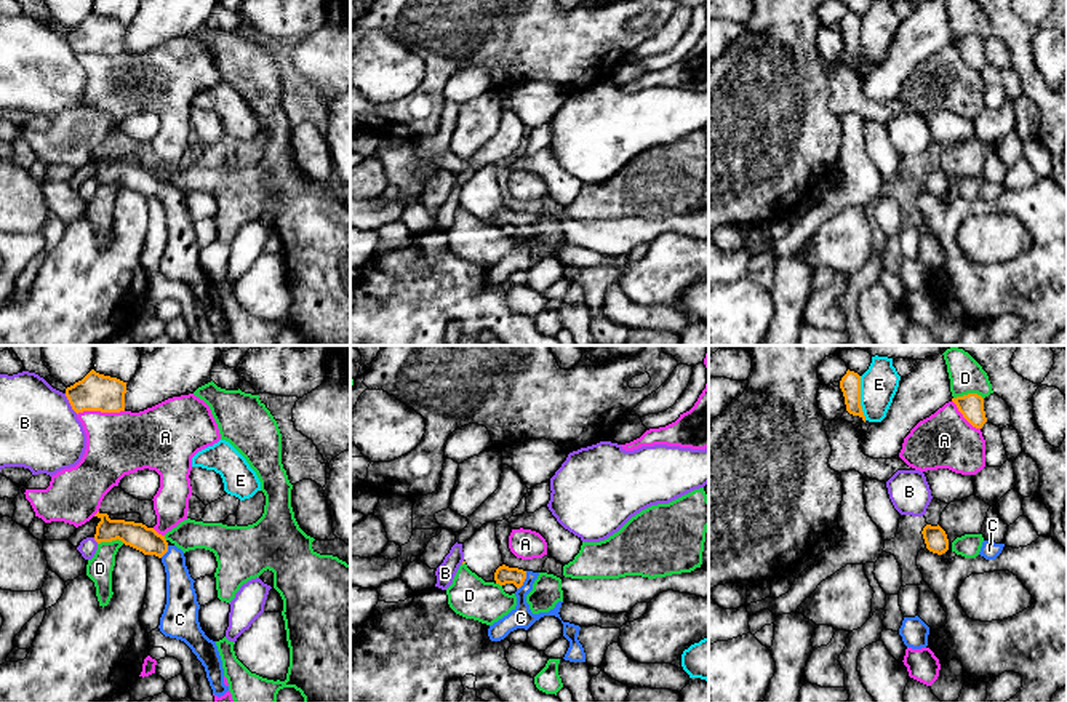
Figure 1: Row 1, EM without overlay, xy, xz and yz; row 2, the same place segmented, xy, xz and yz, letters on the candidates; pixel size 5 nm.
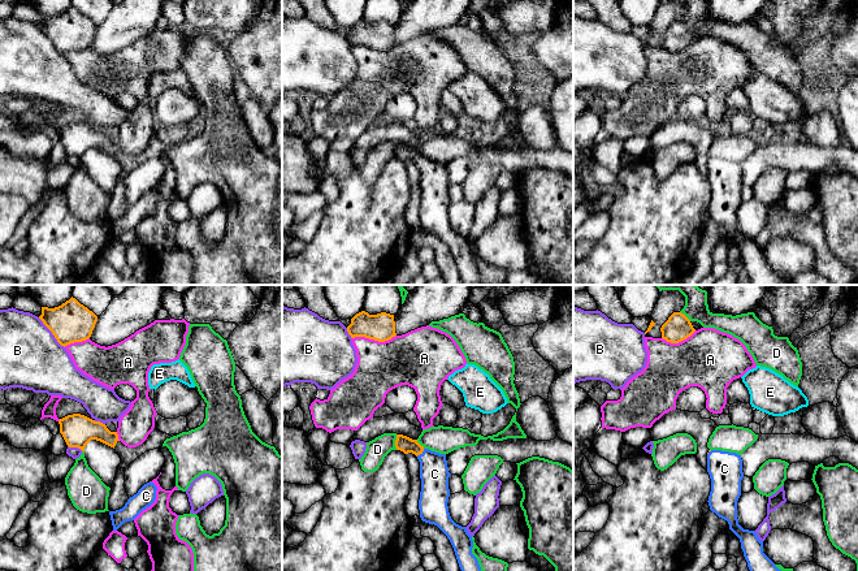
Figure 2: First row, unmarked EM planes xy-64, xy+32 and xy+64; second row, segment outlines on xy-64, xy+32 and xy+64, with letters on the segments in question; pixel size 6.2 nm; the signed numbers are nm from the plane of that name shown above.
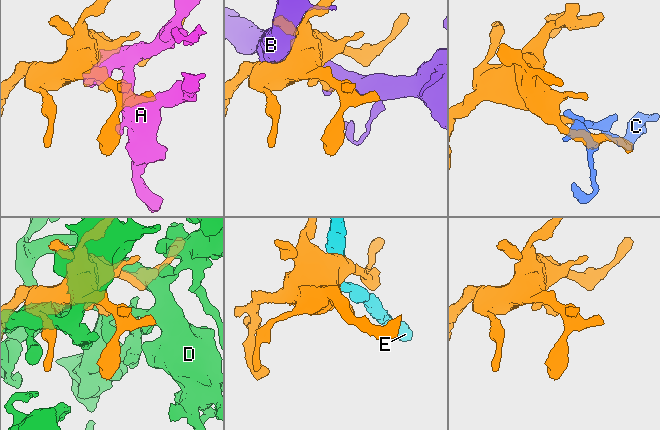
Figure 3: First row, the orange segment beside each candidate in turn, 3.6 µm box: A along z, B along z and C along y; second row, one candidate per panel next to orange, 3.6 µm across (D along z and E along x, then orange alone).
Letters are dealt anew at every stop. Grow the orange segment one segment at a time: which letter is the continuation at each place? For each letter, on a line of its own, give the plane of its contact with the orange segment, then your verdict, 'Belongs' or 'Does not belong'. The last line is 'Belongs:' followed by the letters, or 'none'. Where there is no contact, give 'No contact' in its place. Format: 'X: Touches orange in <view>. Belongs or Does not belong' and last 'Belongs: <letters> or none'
A: Touches orange in xy. Does not belong
B: Touches orange in xy. Does not belong
C: Touches orange in xz. Belongs
D: Touches orange in yz. Does not belong
E: Touches orange in yz. Does not belong
Belongs: C

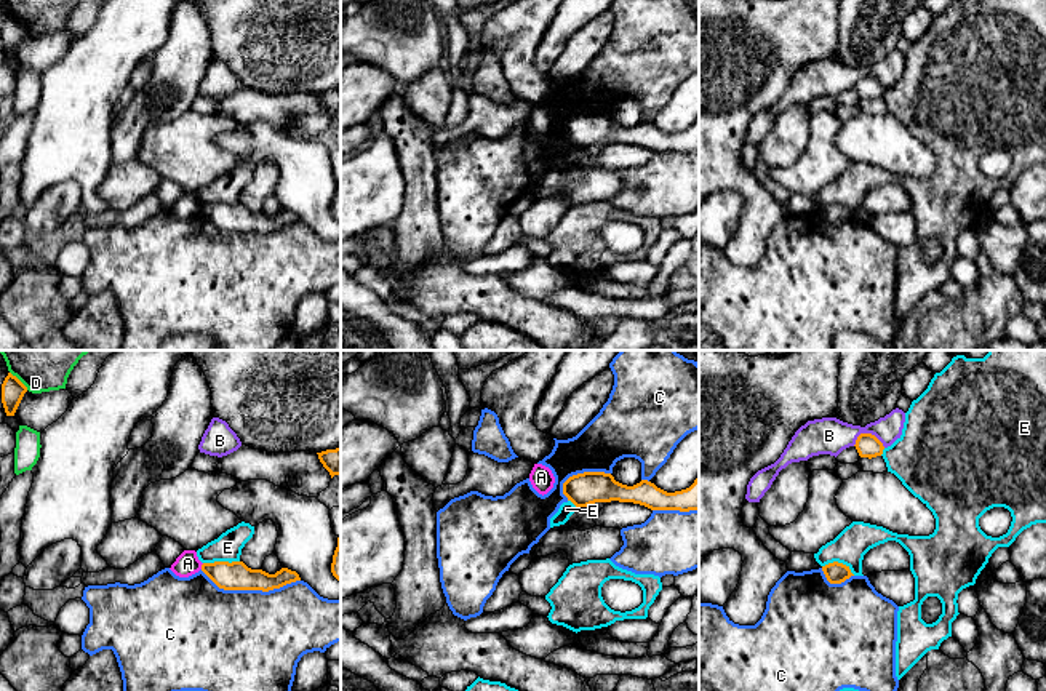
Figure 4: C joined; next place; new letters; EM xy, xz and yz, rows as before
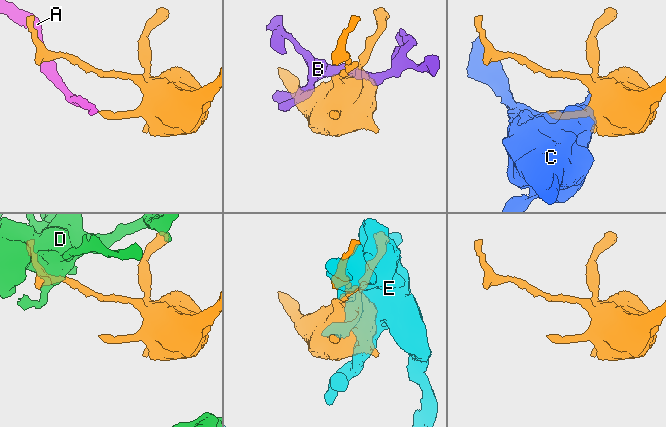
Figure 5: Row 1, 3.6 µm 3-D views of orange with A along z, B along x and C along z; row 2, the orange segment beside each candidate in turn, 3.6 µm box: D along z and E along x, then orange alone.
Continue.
A: Touches orange in xy. Does not belong
B: Touches orange in yz. Does not belong
C: Touches orange in xy. Does not belong
D: Touches orange in xy. Does not belong
E: Touches orange in xy. Does not belong
Belongs: none

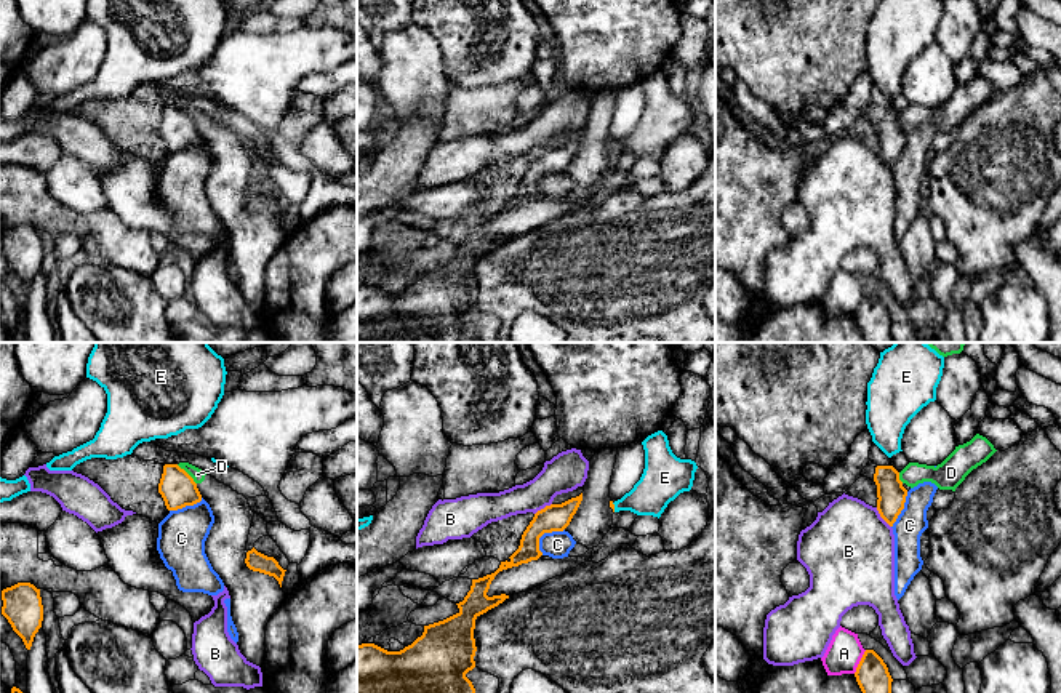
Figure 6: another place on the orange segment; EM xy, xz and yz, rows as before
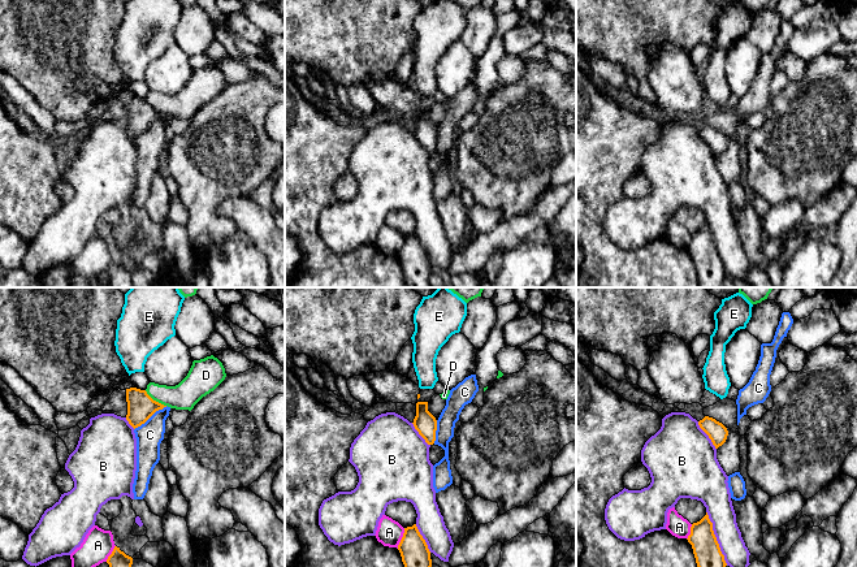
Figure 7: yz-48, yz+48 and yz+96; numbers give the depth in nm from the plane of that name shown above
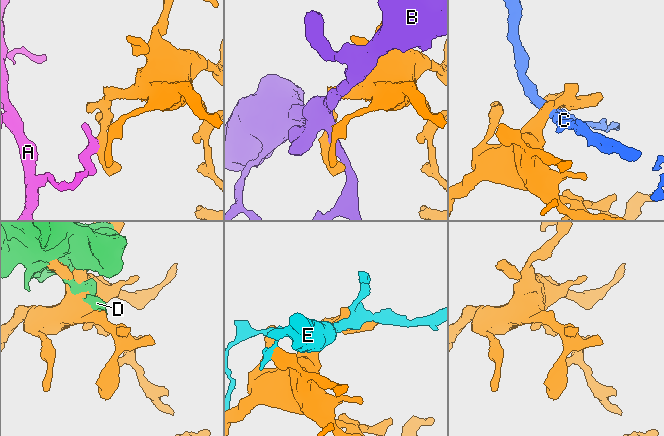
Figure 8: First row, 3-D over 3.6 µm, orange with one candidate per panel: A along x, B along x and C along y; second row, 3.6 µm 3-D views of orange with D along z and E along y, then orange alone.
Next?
A: Touches orange in yz. Does not belong
B: Touches orange in yz. Does not belong
C: Touches orange in xz. Does not belong
D: Touches orange in xy. Does not belong
E: Touches orange in xz. Does not belong
Belongs: none

